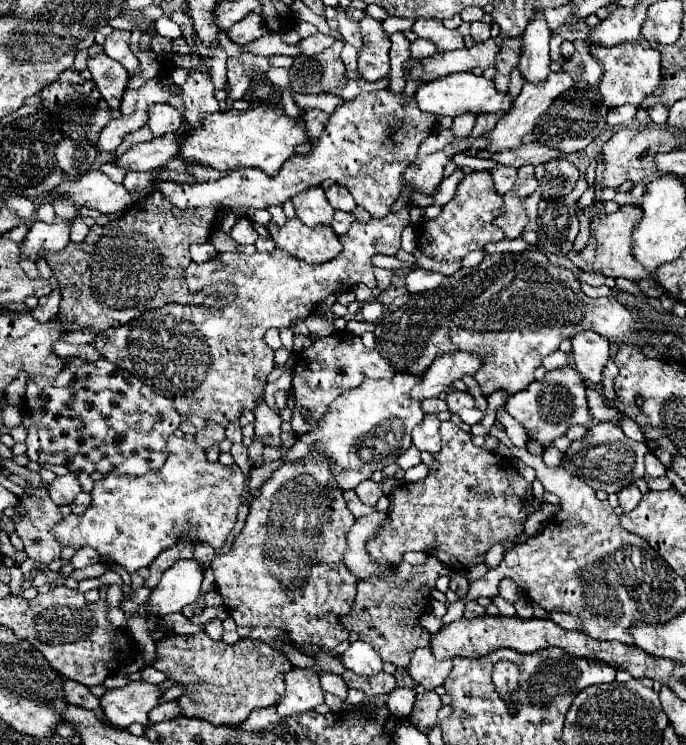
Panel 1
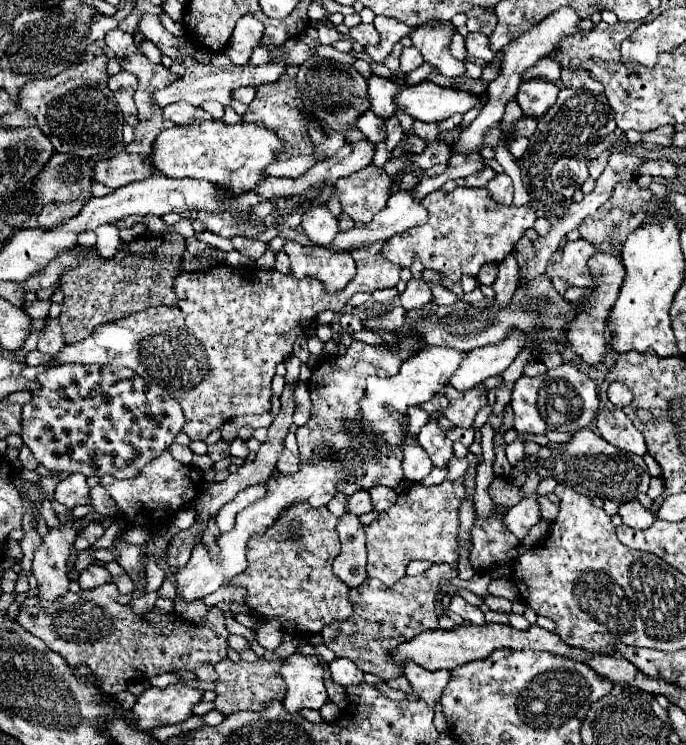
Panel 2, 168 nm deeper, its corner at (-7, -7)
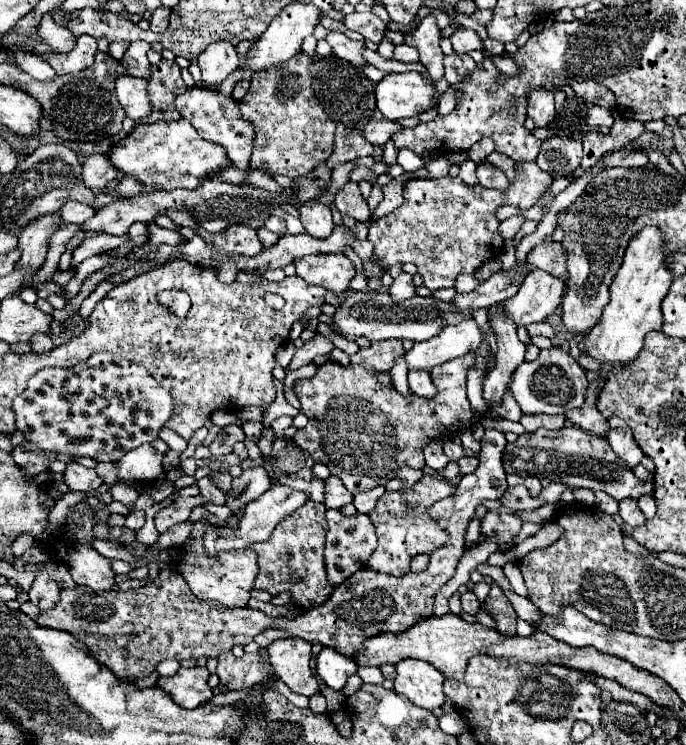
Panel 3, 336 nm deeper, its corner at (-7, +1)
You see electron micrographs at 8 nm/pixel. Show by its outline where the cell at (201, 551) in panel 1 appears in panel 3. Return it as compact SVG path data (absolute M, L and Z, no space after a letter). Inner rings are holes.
M202 478L202 480L198 480L198 486L200 486L200 494L206 498L206 504L224 504L224 500L226 500L226 494L222 492L222 490L218 490L212 482L210 482L210 478Z

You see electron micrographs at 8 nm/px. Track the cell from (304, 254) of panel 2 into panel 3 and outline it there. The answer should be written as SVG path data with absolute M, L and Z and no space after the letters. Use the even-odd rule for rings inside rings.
M316 254L294 260L296 274L310 284L322 286L334 294L342 294L350 288L350 280L356 276L356 268L346 254Z

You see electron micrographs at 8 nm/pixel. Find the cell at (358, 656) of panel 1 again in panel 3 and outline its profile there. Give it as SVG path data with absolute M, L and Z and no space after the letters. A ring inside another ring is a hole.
M324 648L318 654L318 676L334 690L342 690L346 686L346 680L356 672L354 660L348 660L334 648Z

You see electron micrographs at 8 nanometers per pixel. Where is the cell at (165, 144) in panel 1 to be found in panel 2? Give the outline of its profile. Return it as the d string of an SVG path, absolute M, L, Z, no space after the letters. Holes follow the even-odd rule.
M116 154L108 160L100 160L94 164L94 180L116 190L120 186L132 184L136 180L144 180L152 176L152 164L146 156L140 154Z

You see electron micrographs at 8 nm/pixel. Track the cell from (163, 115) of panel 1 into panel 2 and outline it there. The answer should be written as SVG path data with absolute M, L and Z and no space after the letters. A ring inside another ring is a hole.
M176 102L176 104L168 104L164 108L164 116L170 118L174 124L188 124L192 118L204 118L210 120L212 116L206 114L200 106L192 106L188 102Z

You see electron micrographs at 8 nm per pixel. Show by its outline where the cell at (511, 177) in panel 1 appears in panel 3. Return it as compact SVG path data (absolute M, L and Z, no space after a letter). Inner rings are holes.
M478 164L478 182L484 188L494 188L494 190L508 190L512 186L512 182L504 176L504 172L500 172L498 168L494 168L492 164Z

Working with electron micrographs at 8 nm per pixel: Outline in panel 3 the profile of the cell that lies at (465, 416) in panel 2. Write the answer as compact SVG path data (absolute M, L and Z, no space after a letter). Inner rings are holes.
M400 339L372 342L352 354L348 366L328 360L318 366L310 380L294 384L308 424L298 430L292 440L302 450L310 452L314 462L336 470L332 474L338 476L352 494L384 486L402 466L424 468L422 450L428 436L450 436L474 424L472 408L466 398L466 372L474 362L474 354L432 368L432 382L438 388L438 396L432 400L416 396L406 400L394 388L386 388L374 380L372 372L389 371L395 360L404 354Z

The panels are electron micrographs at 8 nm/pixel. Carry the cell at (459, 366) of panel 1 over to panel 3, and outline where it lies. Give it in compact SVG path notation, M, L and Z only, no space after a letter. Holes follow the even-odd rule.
M532 270L520 292L504 302L504 314L512 318L516 326L524 328L534 322L546 322L560 306L564 290L564 282L544 270Z

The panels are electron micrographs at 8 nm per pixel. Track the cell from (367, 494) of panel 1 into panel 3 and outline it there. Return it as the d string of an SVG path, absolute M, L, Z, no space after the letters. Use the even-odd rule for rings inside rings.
M330 476L330 478L326 478L326 484L328 484L328 492L326 492L326 500L324 500L326 508L342 508L354 500L354 496L344 488L340 478Z

